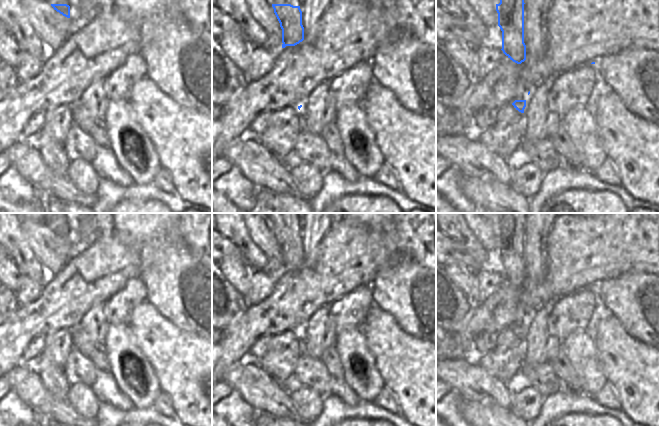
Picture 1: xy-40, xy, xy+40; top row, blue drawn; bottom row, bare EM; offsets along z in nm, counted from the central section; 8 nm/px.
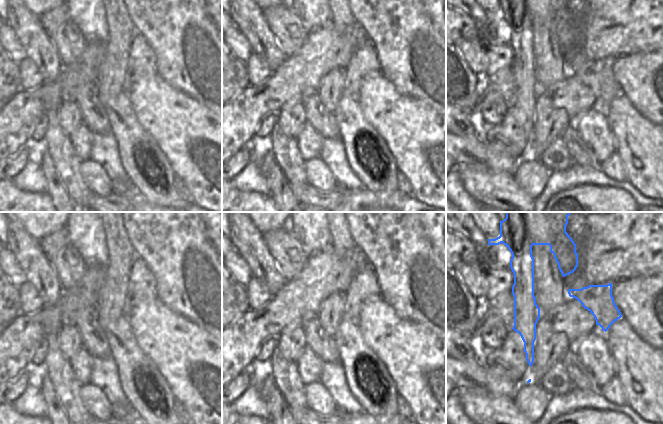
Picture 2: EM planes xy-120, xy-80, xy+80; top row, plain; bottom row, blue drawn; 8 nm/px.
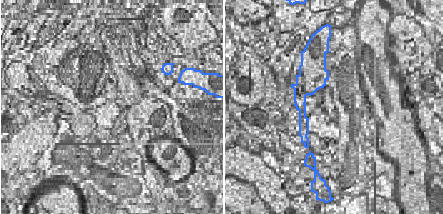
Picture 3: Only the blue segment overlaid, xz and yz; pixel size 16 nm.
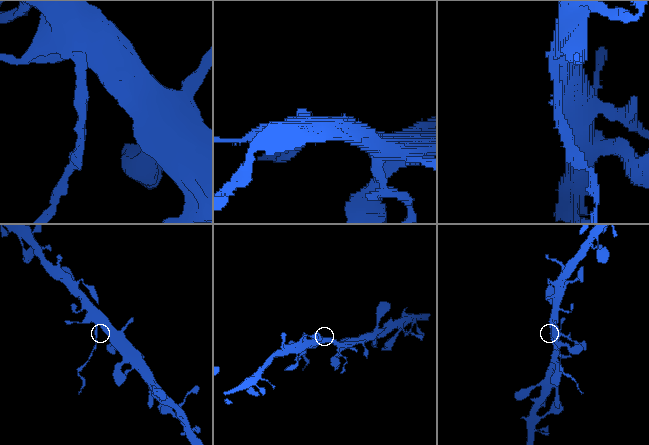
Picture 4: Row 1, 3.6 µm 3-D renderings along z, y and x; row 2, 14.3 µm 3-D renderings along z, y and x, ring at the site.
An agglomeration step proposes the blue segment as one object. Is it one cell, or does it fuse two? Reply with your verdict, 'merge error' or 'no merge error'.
merge error

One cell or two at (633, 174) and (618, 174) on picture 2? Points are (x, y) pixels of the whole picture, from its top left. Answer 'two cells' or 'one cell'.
two cells

